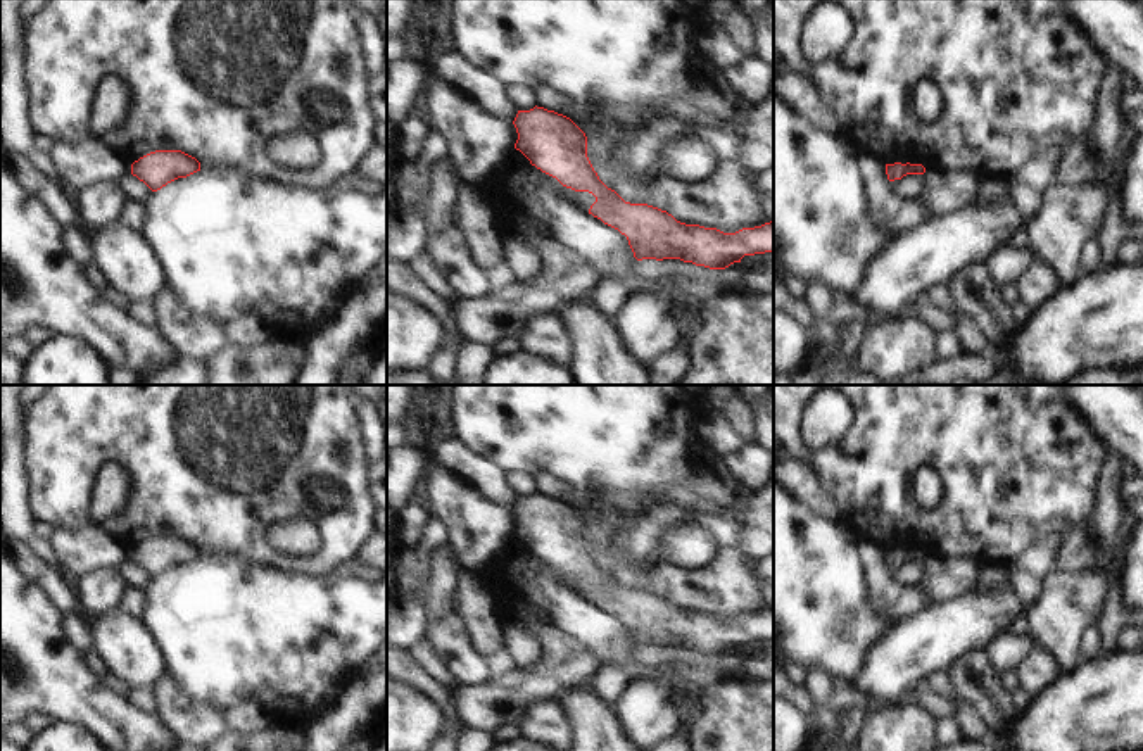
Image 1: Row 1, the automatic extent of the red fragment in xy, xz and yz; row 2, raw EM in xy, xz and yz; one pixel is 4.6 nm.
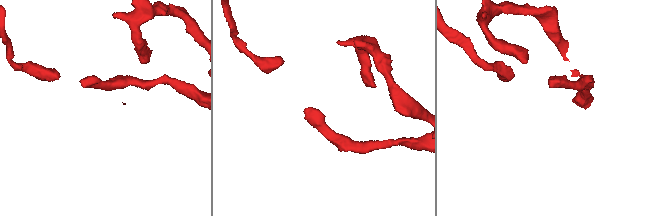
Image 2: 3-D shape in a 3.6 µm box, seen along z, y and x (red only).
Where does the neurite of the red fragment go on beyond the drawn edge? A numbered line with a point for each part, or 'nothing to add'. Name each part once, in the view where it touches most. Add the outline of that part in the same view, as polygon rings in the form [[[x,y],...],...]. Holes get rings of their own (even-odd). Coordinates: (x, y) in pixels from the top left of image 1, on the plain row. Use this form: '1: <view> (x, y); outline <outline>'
nothing to add

